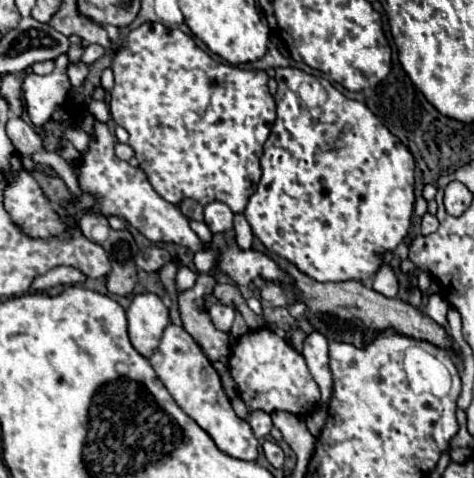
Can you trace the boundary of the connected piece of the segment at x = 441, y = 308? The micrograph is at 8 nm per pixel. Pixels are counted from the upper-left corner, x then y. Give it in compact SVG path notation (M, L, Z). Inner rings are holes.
M431 293L429 295L429 305L427 305L427 315L437 321L439 325L447 327L447 309L449 309L449 303L445 301L445 297L441 293Z

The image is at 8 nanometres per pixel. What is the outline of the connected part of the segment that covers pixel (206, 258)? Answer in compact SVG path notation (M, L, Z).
M199 251L199 253L195 253L195 257L193 257L193 263L195 263L195 271L197 273L207 273L207 271L211 271L211 267L213 267L213 261L215 261L215 251Z

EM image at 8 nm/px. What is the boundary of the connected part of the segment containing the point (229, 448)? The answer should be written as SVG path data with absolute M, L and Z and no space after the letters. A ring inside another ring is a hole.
M169 323L165 327L165 333L161 337L157 353L149 361L151 361L157 377L161 379L161 383L165 383L165 389L173 395L175 403L201 429L205 429L211 435L211 439L217 443L217 447L221 451L225 451L227 455L231 455L235 459L257 461L259 441L255 439L249 423L241 421L235 415L235 411L233 411L233 407L231 407L231 403L221 387L219 373L213 369L211 361L205 357L201 347L193 341L193 337L183 327Z

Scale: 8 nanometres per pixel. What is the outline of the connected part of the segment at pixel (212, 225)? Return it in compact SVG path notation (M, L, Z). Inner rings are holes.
M221 201L205 205L203 215L205 215L205 225L209 227L211 233L223 233L233 229L233 211Z

